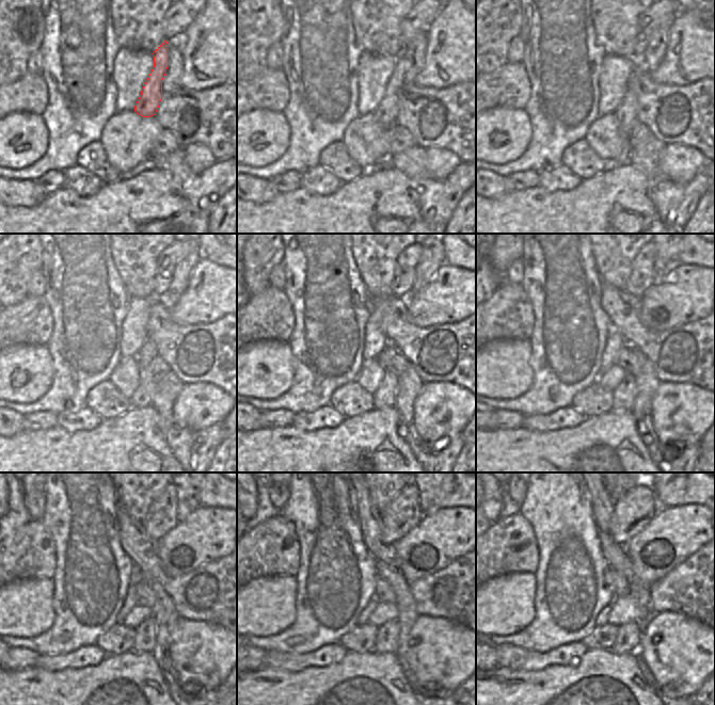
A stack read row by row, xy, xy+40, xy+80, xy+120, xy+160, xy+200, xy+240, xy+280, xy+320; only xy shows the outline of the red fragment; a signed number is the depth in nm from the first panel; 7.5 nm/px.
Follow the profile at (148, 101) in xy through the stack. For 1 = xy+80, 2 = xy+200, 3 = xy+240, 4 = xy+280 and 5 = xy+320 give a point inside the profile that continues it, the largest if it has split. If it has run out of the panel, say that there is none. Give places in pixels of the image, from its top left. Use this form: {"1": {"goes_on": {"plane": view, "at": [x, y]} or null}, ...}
{"1": {"goes_on": {"plane": "xy+80", "at": [628, 110]}}, "2": {"goes_on": {"plane": "xy+200", "at": [623, 396]}}, "3": {"goes_on": {"plane": "xy+240", "at": [144, 635]}}, "4": {"goes_on": {"plane": "xy+280", "at": [387, 636]}}, "5": {"goes_on": {"plane": "xy+320", "at": [628, 640]}}}

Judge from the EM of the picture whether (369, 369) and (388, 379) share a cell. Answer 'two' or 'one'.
two

